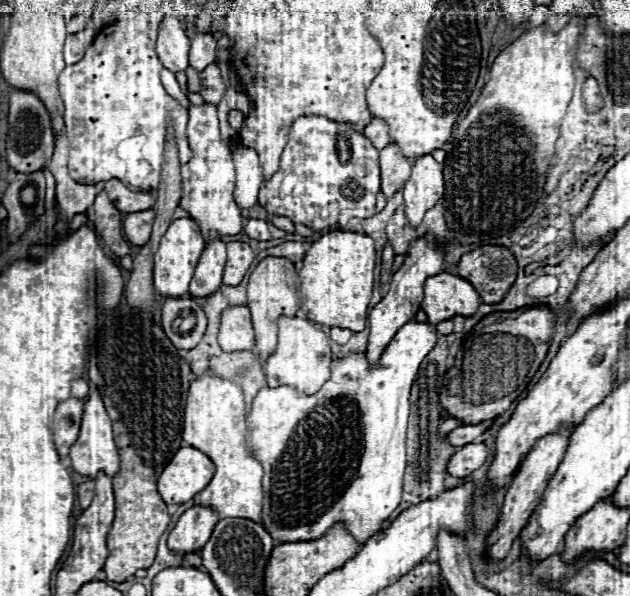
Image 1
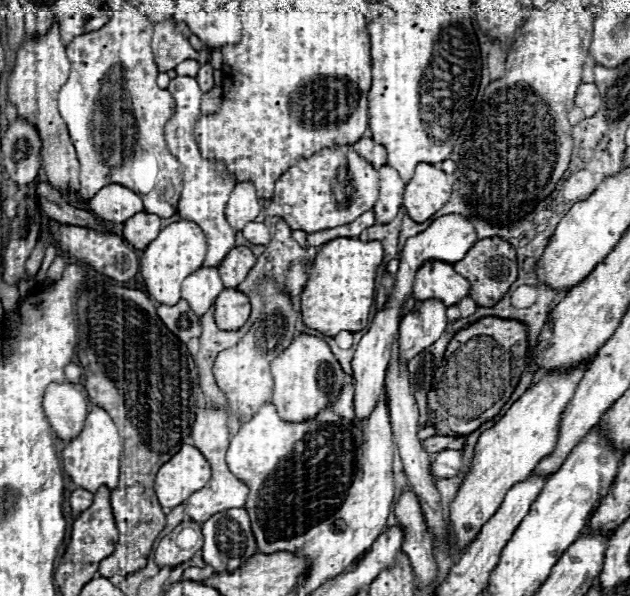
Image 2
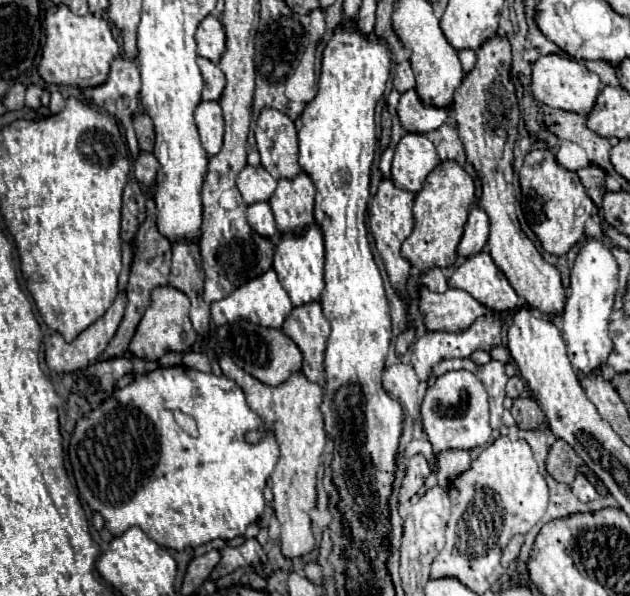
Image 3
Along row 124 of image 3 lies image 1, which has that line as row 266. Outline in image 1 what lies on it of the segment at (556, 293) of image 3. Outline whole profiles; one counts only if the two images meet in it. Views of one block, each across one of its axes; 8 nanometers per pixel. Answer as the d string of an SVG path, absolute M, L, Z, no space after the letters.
M482 246L458 262L458 274L480 294L482 302L502 302L516 280L518 264L514 254L502 246Z

